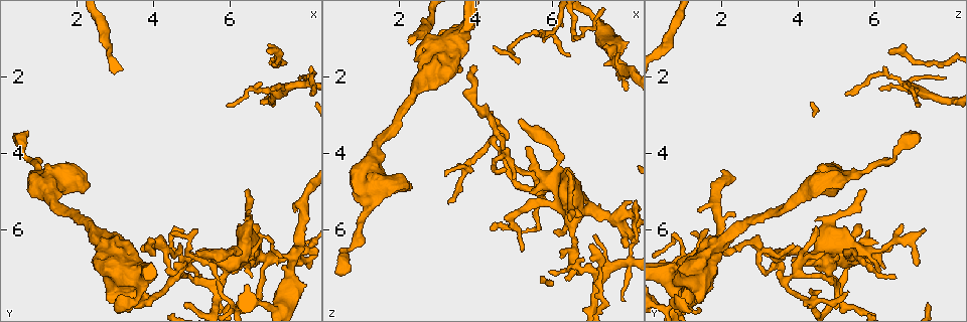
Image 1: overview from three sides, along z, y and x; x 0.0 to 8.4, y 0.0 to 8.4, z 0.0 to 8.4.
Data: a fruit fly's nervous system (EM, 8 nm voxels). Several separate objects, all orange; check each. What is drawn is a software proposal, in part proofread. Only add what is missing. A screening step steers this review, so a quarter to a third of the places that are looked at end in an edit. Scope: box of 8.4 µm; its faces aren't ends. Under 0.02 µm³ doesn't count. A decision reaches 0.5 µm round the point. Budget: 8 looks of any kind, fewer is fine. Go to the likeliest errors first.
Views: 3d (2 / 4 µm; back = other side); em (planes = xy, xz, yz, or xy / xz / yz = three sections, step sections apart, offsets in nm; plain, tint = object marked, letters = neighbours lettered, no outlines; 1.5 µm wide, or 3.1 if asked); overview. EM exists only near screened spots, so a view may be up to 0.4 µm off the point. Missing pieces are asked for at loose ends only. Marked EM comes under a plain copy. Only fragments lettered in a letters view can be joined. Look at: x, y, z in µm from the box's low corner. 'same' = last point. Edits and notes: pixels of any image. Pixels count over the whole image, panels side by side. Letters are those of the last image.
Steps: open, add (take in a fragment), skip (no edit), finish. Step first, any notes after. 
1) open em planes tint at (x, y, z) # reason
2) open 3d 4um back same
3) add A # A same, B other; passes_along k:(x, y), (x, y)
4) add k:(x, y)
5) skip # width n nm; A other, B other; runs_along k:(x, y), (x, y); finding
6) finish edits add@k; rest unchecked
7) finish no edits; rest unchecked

open 3d 4um at (0.80, 3.45, 7.05)

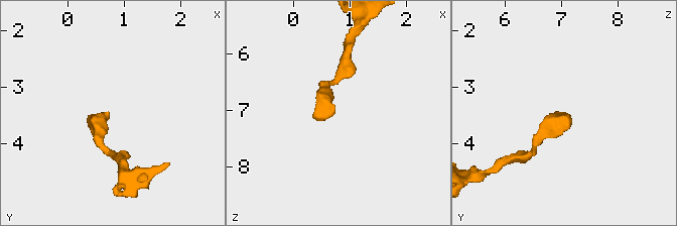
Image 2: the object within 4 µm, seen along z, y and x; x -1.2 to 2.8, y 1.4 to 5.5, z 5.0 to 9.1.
open em xy step 8 letters at (0.75, 3.45, 7.00)

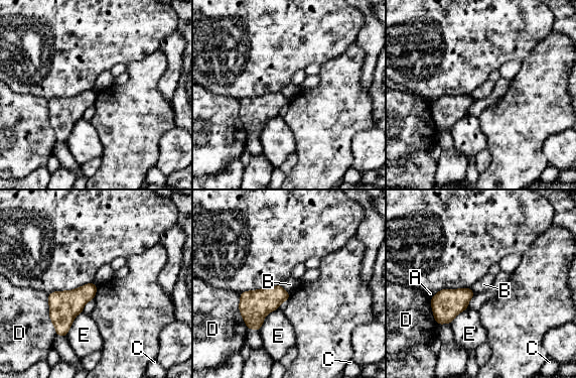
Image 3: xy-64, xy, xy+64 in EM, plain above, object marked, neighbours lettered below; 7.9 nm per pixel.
open em yz step 4 letters same

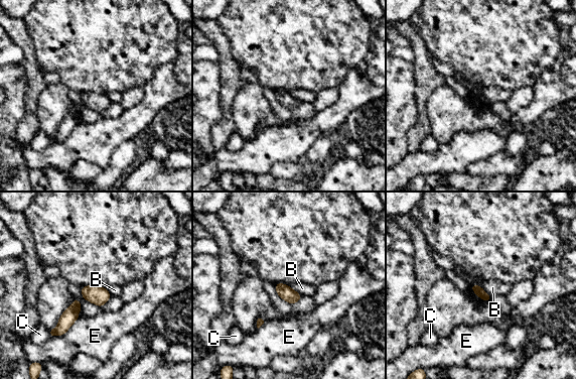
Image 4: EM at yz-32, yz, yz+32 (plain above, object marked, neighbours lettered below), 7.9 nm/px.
skip # B other, C other, E other; none of them fits

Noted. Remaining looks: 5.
open em planes letters at (7.70, 5.45, 1.45) # branch stops here

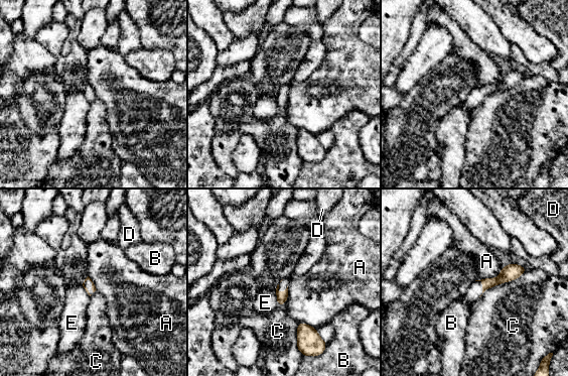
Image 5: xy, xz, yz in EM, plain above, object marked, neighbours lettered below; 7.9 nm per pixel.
skip # A other, B other, C other, D other, E other; border 5:(502, 267), (495, 277), (476, 280); no lettered fragment goes on from it

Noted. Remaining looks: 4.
open em planes tint at (4.50, 6.05, 1.20) # tapers out

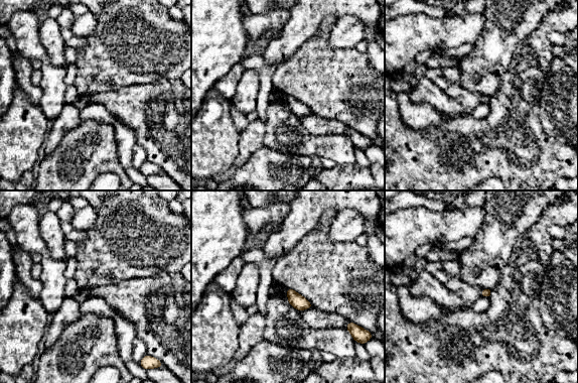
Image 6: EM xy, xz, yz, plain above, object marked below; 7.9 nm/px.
open em planes letters same

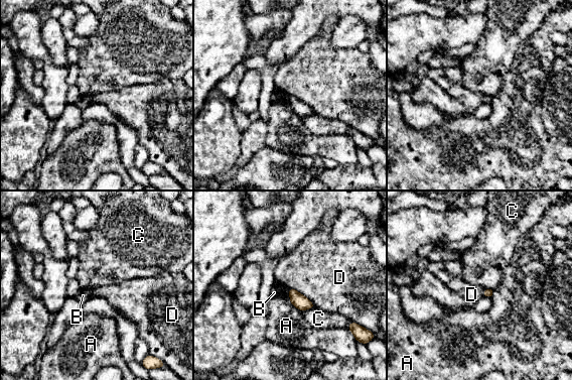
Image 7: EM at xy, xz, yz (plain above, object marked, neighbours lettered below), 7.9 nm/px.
skip # longest_contact D 260 nm; A other, B other, C other, D other; border 7:(289, 287), (303, 294), (315, 306); no lettered fragment goes on from it

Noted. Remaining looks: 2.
finish no edits; rest unchecked

